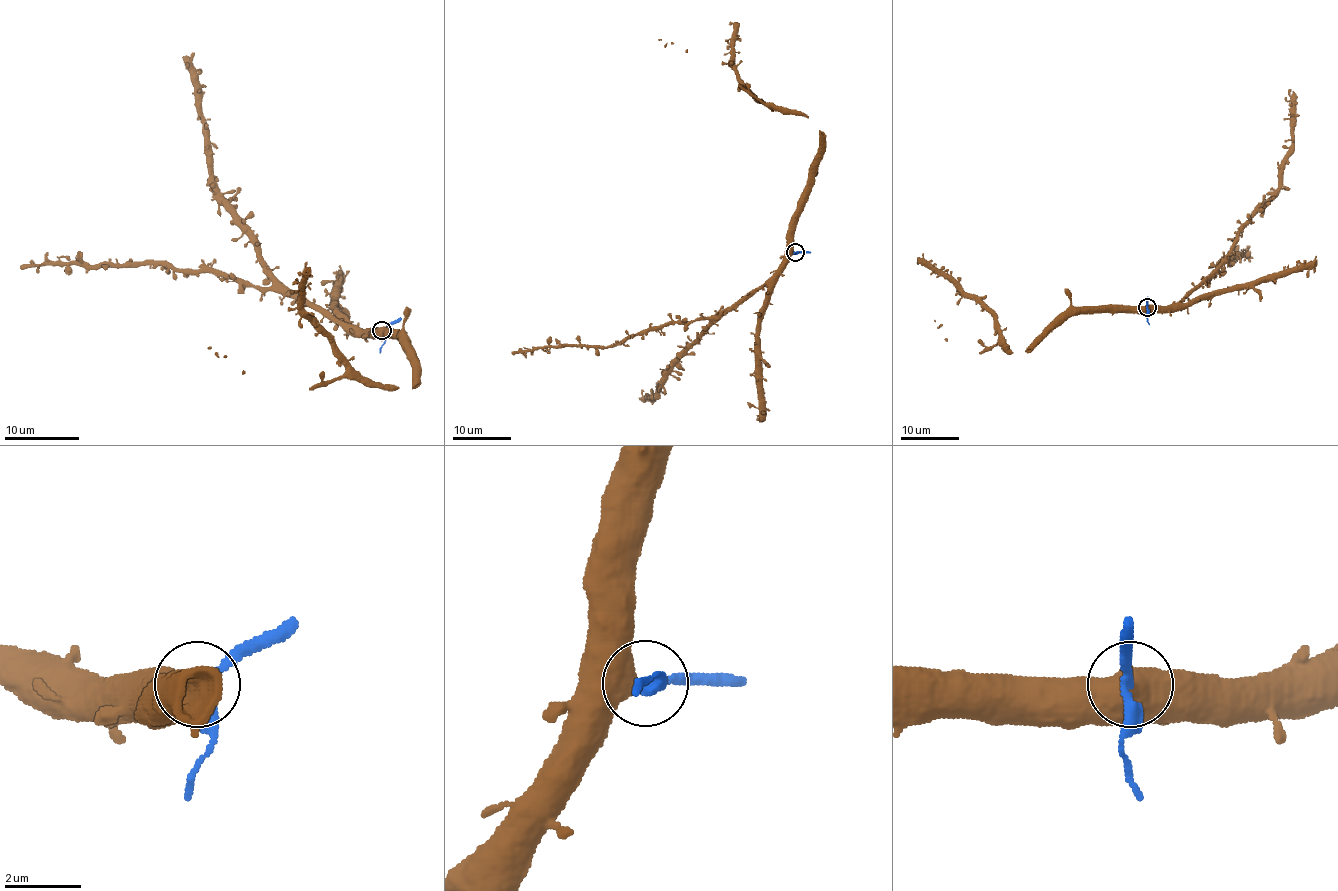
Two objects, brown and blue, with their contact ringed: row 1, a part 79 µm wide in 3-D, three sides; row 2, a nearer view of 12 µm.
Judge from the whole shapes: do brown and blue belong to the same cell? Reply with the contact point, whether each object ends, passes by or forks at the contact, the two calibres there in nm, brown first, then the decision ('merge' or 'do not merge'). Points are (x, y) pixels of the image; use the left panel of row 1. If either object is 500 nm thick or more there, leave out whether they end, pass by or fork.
(382, 330) | 600/150 nm | do not merge

